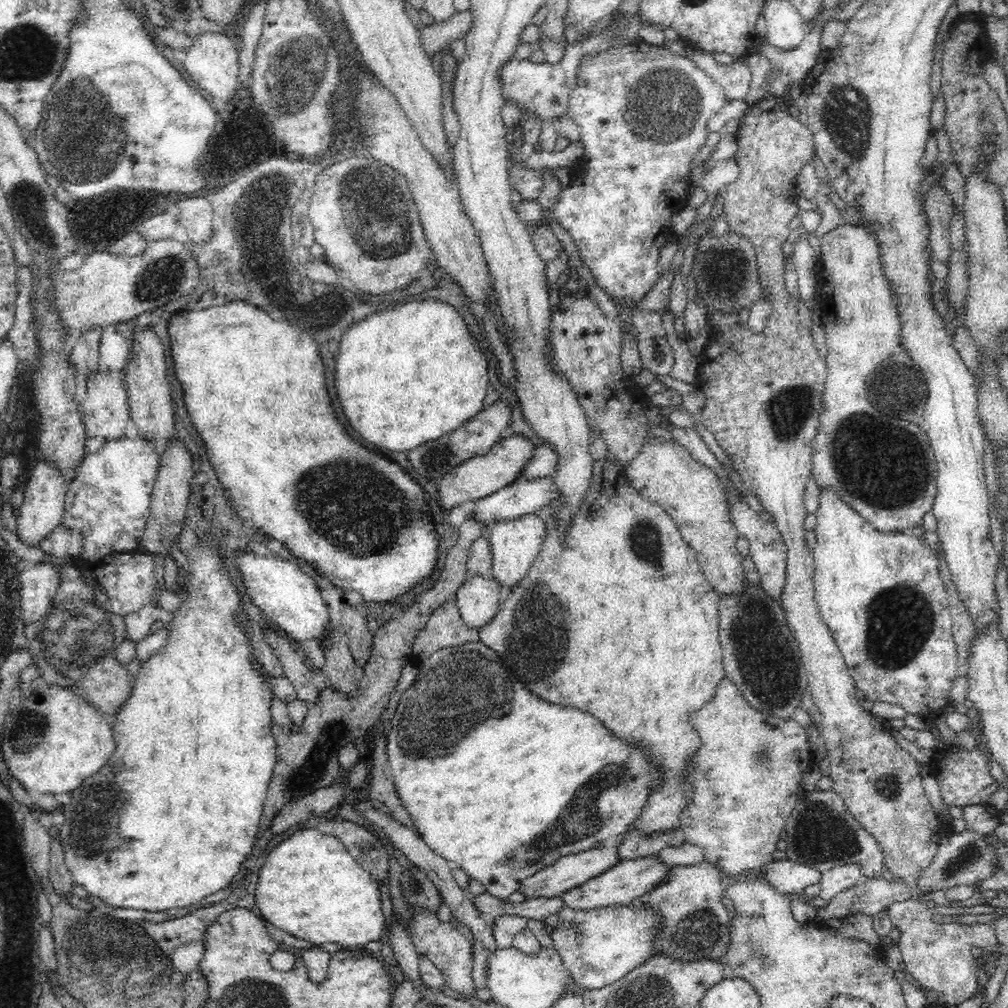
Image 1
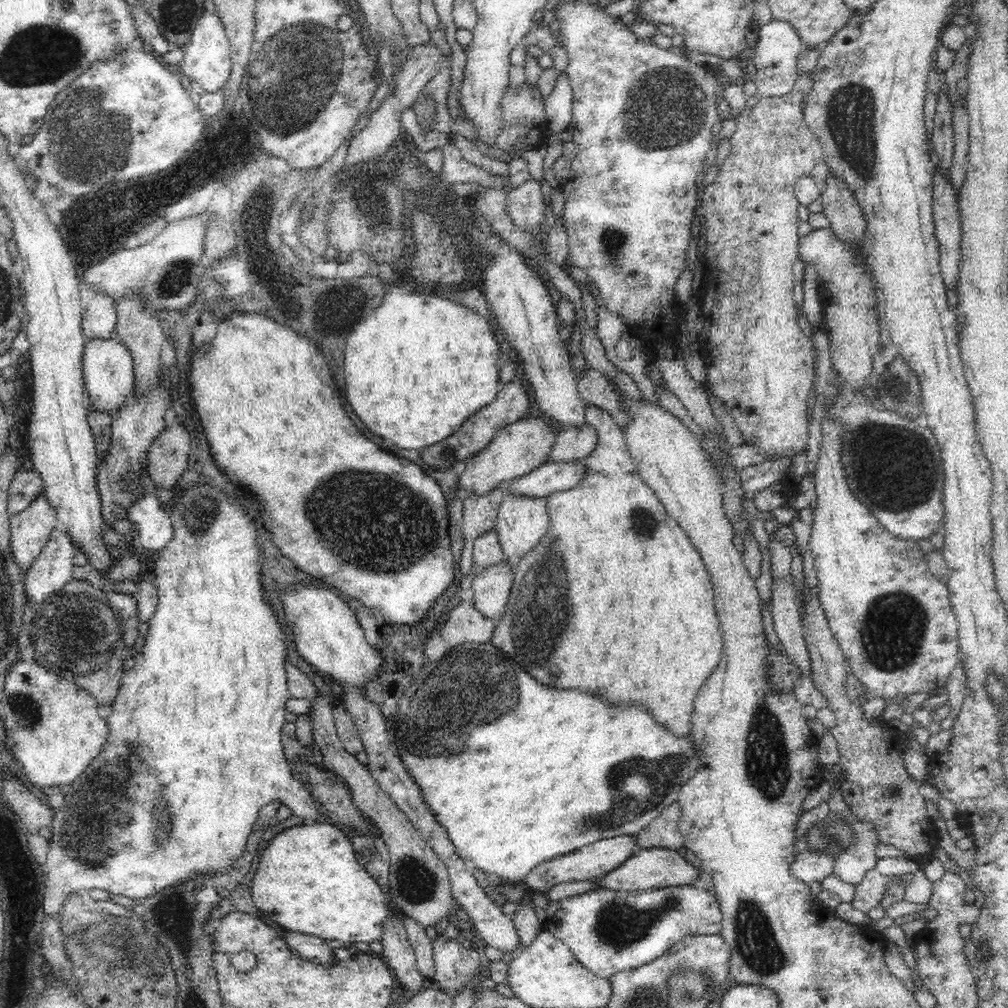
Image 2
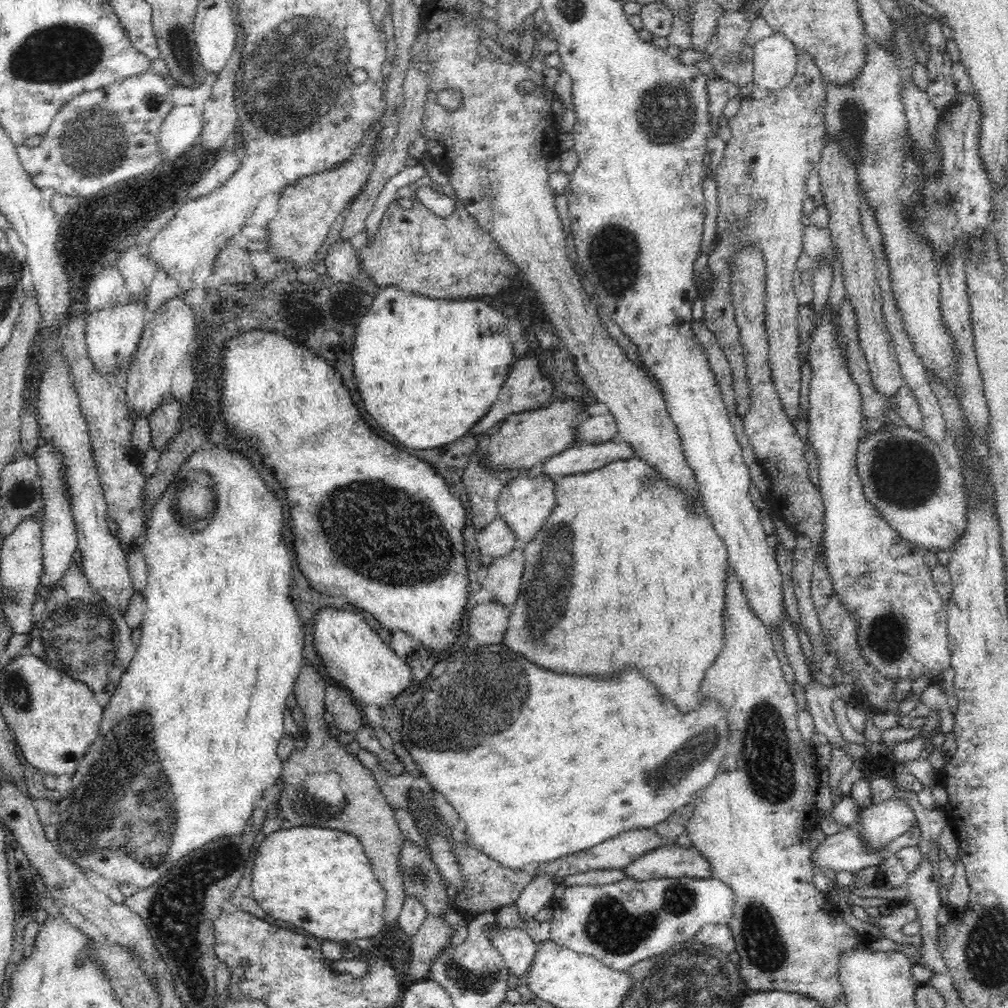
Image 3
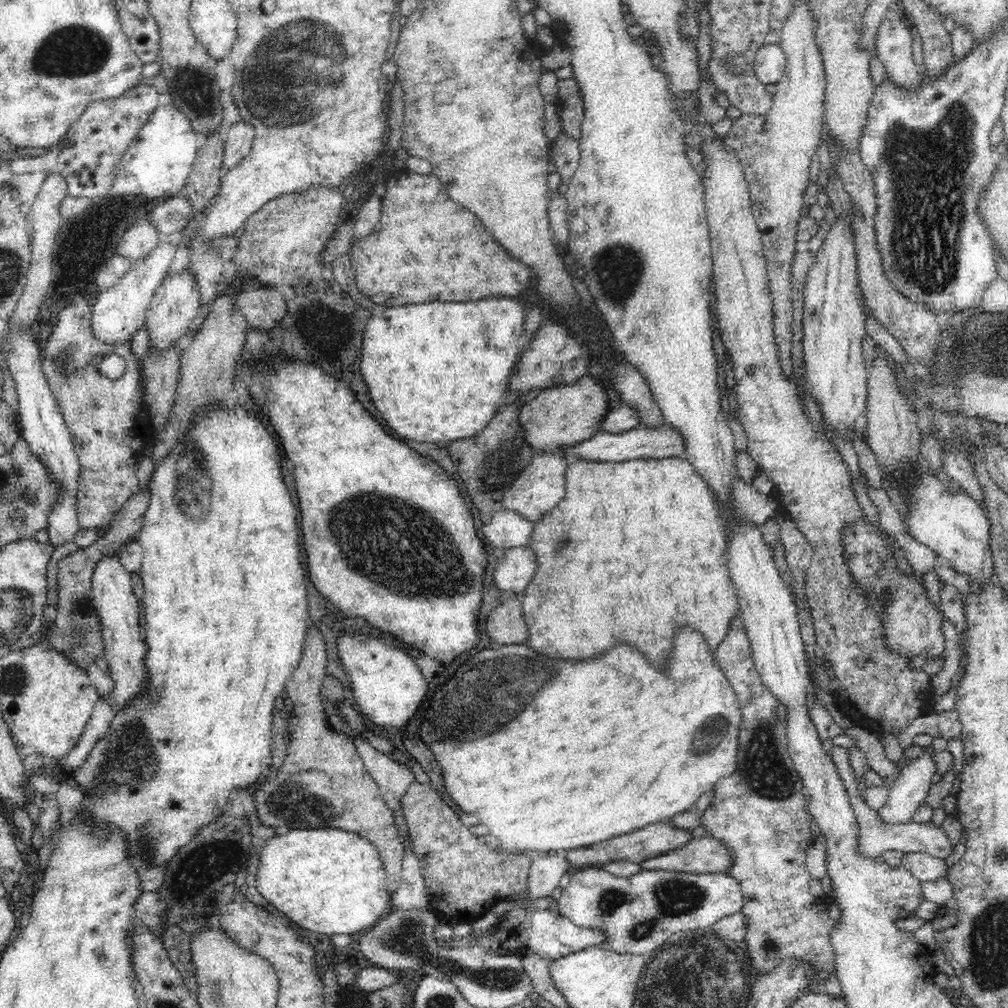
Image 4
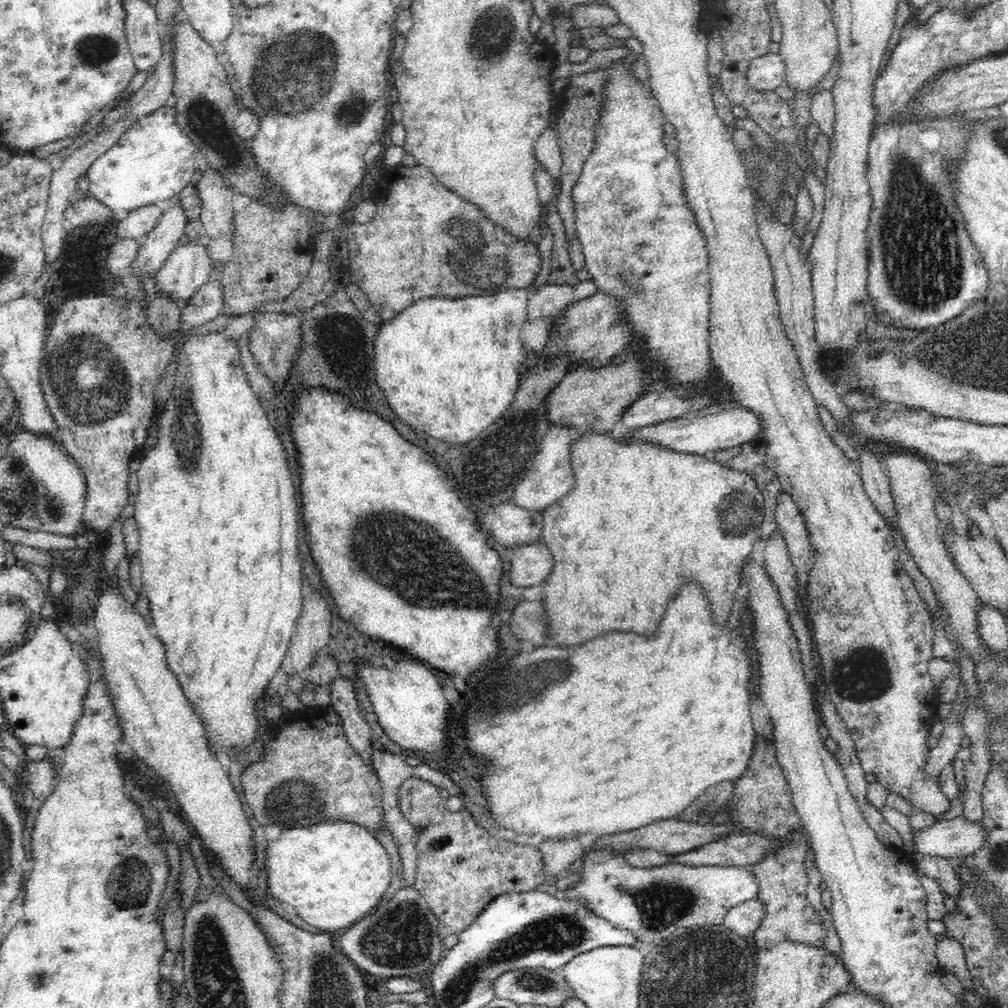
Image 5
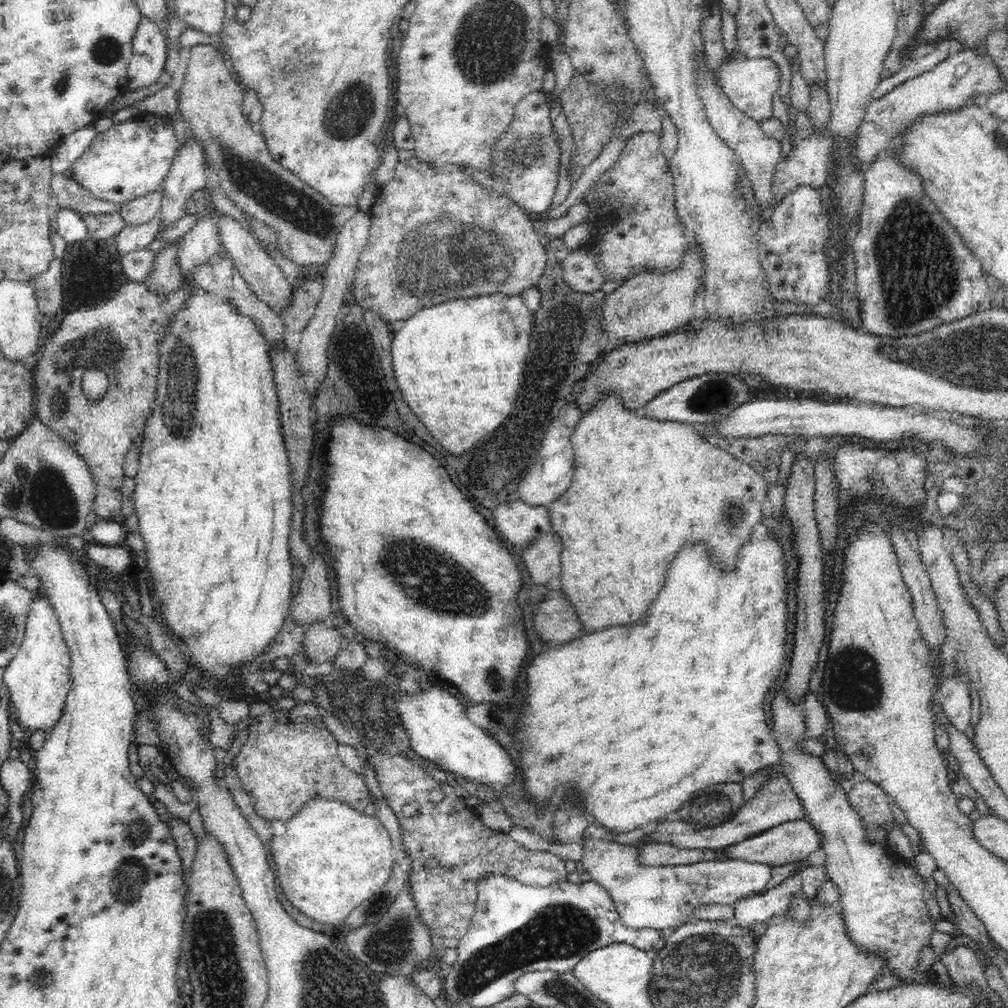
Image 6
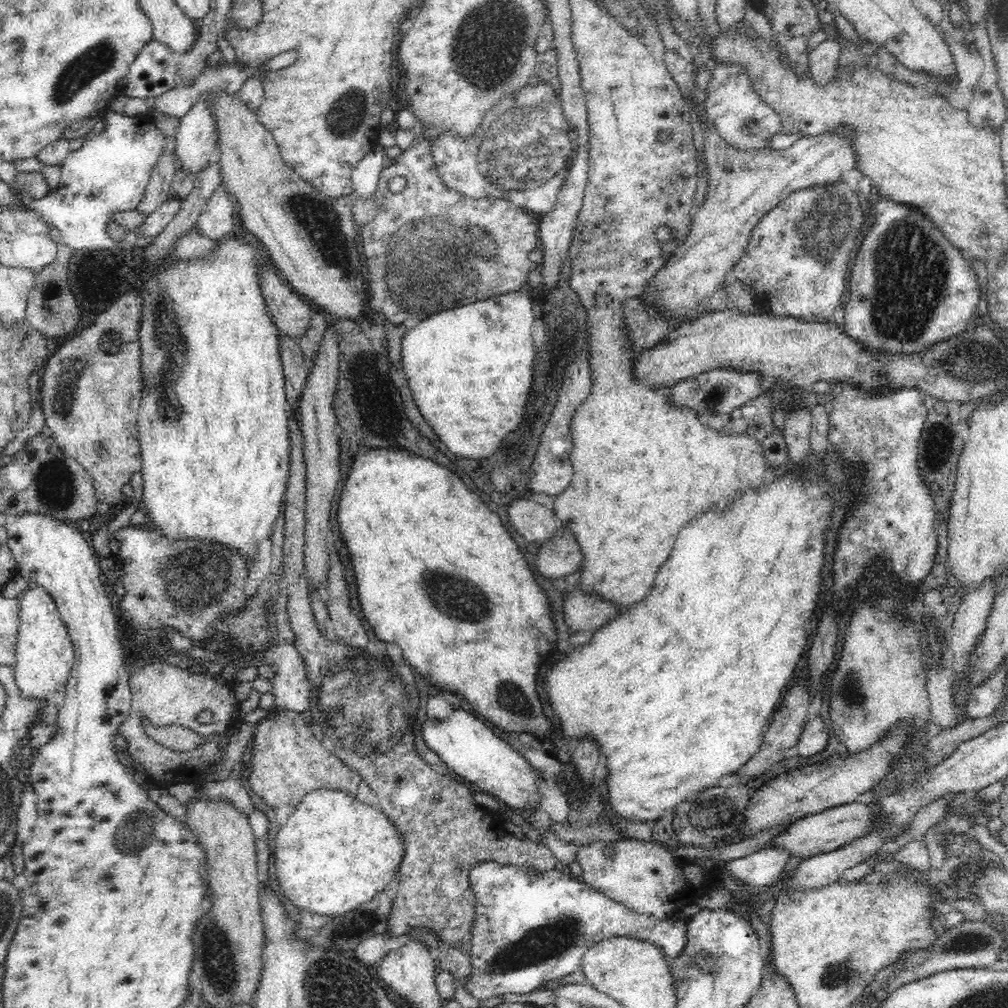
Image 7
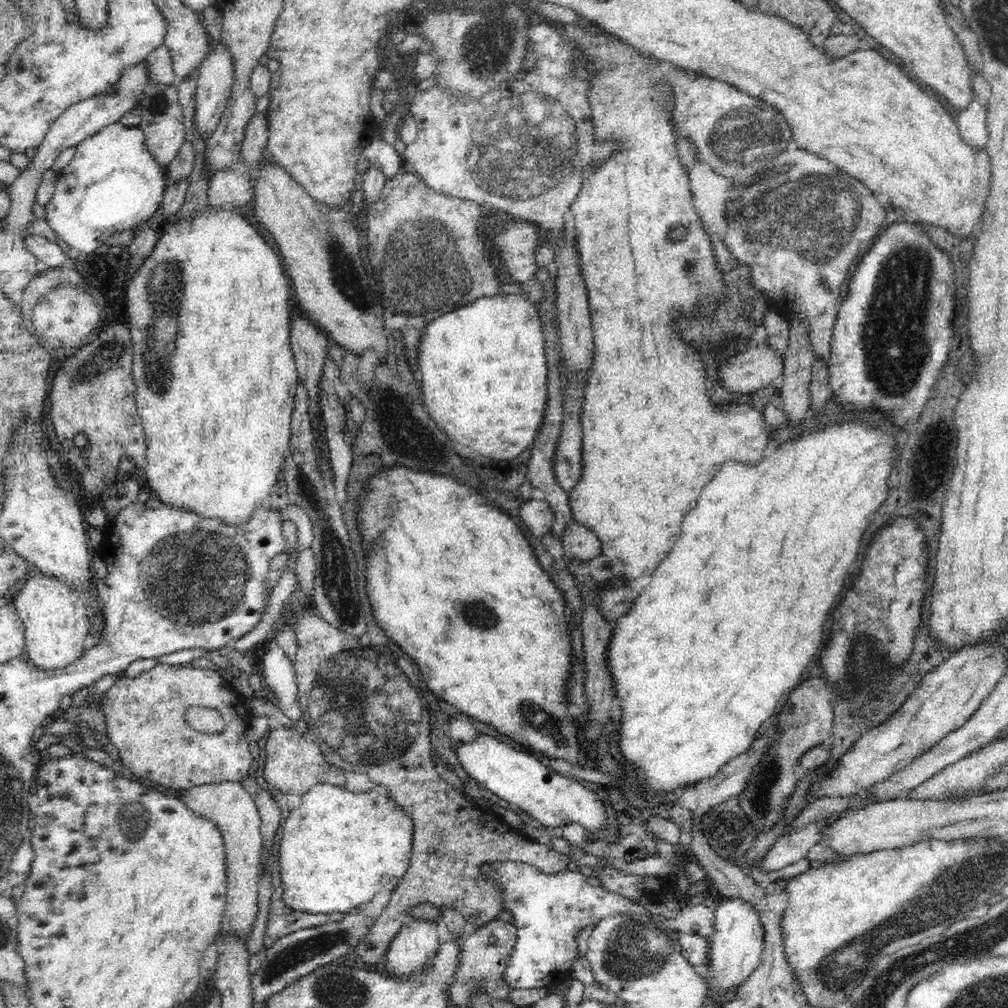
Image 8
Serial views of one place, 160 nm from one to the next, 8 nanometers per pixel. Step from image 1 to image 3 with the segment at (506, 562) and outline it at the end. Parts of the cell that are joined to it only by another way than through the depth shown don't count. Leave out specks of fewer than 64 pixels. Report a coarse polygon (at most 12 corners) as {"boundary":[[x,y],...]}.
{"boundary":[[518,470],[497,500],[515,540],[531,541],[552,512],[556,483]]}

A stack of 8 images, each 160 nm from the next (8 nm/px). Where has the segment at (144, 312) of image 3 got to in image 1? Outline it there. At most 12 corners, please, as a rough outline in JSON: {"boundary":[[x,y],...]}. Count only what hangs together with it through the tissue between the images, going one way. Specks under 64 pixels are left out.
{"boundary":[[94,370],[83,399],[89,438],[131,427],[122,372]]}

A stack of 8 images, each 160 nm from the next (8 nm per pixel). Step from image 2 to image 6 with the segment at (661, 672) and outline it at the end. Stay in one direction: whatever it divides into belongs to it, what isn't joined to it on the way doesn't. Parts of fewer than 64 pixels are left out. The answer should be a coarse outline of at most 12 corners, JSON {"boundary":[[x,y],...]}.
{"boundary":[[602,394],[547,506],[588,634],[646,614],[686,542],[733,564],[767,482]]}

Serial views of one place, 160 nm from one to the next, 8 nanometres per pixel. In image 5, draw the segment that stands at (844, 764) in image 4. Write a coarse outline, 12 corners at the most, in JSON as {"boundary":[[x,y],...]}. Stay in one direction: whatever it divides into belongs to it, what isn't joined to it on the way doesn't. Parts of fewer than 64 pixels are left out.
{"boundary":[[963,815],[912,829],[917,853],[959,858],[985,842]]}

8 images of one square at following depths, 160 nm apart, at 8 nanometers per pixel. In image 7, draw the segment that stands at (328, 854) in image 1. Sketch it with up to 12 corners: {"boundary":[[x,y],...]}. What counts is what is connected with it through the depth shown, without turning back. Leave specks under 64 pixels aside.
{"boundary":[[312,790],[279,828],[286,900],[340,916],[404,854],[376,805]]}

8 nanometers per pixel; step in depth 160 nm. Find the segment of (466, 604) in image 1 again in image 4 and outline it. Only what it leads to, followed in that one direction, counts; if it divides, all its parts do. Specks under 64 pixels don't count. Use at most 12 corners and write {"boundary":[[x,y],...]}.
{"boundary":[[531,547],[505,549],[493,571],[505,596],[520,596],[537,569]]}

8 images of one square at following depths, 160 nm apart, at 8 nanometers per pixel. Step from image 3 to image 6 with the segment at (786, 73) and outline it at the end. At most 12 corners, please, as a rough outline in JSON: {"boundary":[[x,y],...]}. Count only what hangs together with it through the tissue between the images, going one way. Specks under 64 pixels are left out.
{"boundary":[[770,57],[720,61],[720,87],[764,124],[782,72]]}

